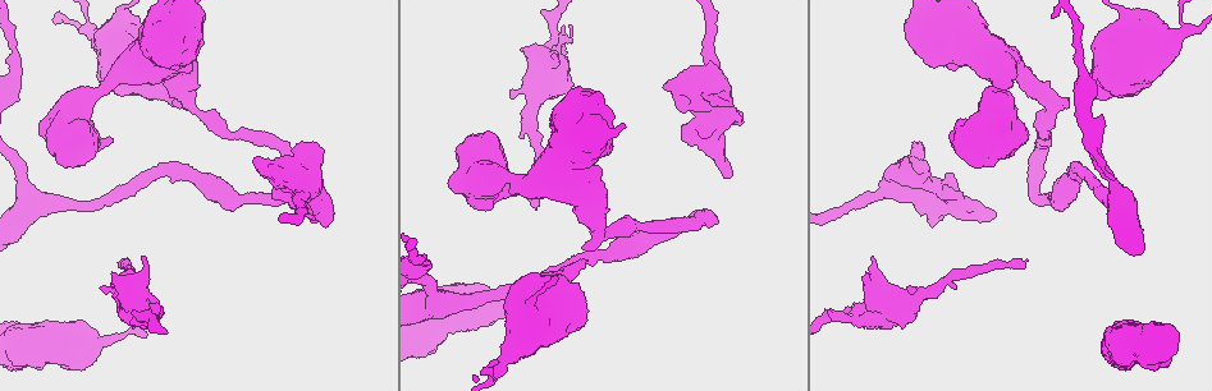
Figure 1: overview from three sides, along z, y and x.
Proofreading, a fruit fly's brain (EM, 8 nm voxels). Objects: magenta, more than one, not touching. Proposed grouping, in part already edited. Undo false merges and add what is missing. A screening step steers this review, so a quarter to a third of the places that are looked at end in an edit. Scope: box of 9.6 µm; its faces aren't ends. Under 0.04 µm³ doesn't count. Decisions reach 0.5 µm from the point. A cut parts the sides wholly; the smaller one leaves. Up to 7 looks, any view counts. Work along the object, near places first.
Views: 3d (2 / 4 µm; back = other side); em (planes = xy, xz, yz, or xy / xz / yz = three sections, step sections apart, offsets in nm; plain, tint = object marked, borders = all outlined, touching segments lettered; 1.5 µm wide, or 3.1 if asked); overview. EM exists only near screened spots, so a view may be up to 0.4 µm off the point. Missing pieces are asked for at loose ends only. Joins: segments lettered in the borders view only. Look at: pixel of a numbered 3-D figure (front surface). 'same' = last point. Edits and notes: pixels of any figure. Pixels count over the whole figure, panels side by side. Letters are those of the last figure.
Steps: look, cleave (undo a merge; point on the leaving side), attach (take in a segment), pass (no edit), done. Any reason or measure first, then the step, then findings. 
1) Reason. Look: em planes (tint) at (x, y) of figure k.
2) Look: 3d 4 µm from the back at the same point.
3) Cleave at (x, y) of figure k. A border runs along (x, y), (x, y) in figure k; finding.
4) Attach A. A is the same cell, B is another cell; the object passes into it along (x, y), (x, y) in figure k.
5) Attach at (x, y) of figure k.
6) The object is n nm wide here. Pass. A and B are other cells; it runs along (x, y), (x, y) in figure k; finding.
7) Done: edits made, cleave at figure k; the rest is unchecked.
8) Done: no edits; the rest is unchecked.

Thick turns thin. Look: 3d 2 µm at (1185, 29) of figure 1.

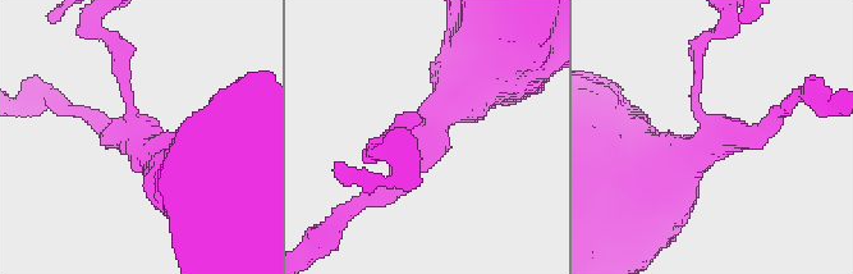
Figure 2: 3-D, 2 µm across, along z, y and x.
3 arms meet here. Look: em planes (borders) at (423, 146) of figure 2.

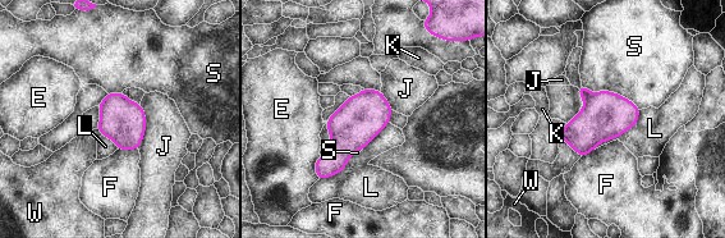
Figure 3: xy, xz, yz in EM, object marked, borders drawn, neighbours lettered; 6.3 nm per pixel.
Cleave at (582, 90) of figure 3. E, F, J, K, L, S and W are other cells; a border runs along (591, 94), (583, 99) in figure 3; a second neuron is stuck on.

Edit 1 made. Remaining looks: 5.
End of a long branch. Look: em planes (borders) at (1025, 259) of figure 1.

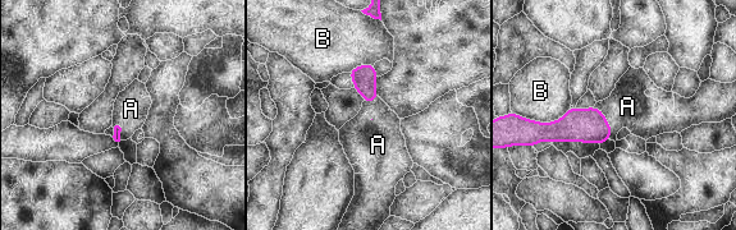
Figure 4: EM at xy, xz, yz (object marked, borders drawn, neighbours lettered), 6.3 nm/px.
The longest contact is with B, 300 nm. Attach A. A is the same cell, B is another cell; the object passes into it along (586, 125), (607, 122), (627, 106) in figure 4; it goes on there.

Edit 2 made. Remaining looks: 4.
Look: overview.

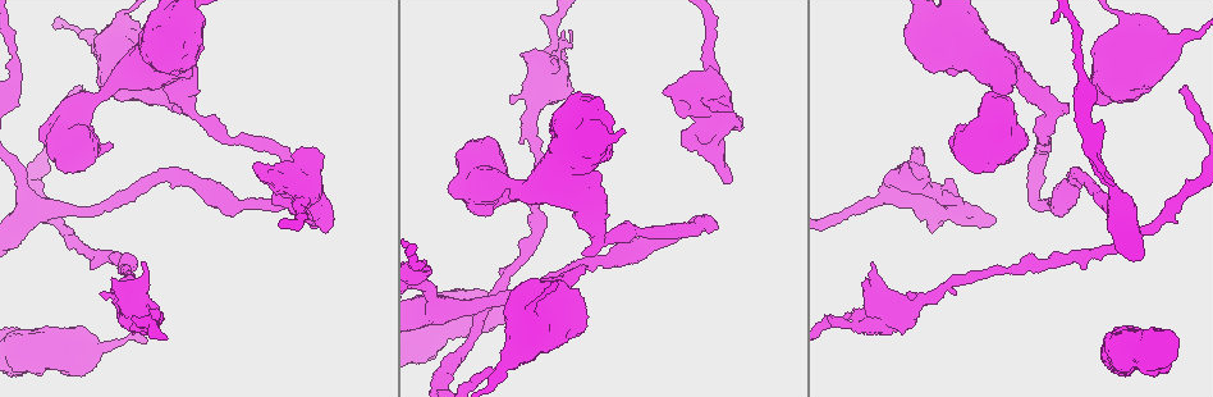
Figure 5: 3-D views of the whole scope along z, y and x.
An open end. Look: em planes (borders) at (931, 230) of figure 5.

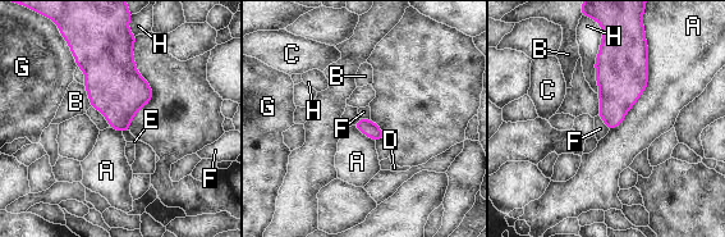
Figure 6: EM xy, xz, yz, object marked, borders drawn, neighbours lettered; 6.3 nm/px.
The longest contact is with A, 600 nm. Pass. A, B, C, D, E, F, G and H are other cells; a border runs along (597, 115), (609, 130) in figure 6; none of them fits.

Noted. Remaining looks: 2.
Done: edits made, cleave at figure 3, attach at figure 4; the rest is unchecked.

